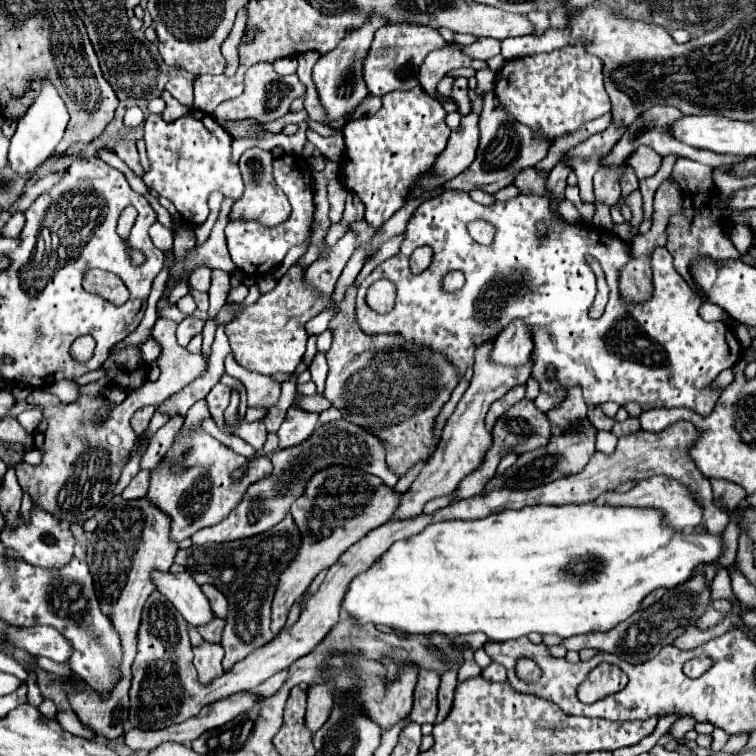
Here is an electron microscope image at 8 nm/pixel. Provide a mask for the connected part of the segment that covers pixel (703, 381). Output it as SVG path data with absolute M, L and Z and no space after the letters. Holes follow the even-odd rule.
M442 190L442 194L430 200L424 200L416 208L416 212L412 214L404 230L404 242L400 246L400 252L384 260L360 284L358 296L356 296L356 320L362 332L368 336L394 334L394 336L402 336L408 342L426 346L434 354L444 356L458 370L460 376L464 376L464 372L474 366L474 354L478 346L498 338L510 322L522 320L532 334L532 342L534 342L532 378L540 384L540 392L554 394L558 390L564 390L568 394L574 386L580 386L588 406L596 406L604 402L616 402L624 406L628 402L636 402L642 406L642 410L688 408L700 416L706 416L712 412L714 402L718 400L718 394L720 394L720 392L710 390L708 384L722 370L732 368L740 360L742 346L738 344L734 330L728 328L728 324L706 322L700 318L698 310L702 306L702 298L698 298L698 294L688 286L688 282L674 270L672 256L662 246L650 252L652 286L654 286L650 300L626 304L620 296L618 280L620 280L620 270L632 258L634 258L632 250L614 232L606 232L596 226L588 226L584 222L570 224L564 218L556 218L546 198L530 198L530 196L518 194L516 198L508 202L482 206L474 202L464 190ZM472 220L486 220L488 224L496 228L492 244L484 246L472 240L468 232L468 224ZM538 222L546 224L544 236L538 234ZM422 244L432 246L434 260L430 268L426 270L426 274L416 276L410 272L410 254ZM586 254L594 254L610 286L610 300L606 304L604 314L598 320L592 320L588 316L588 310L596 296L596 278L584 260ZM448 270L462 270L466 276L466 284L458 292L452 292L452 294L442 292L440 288L442 276ZM380 278L394 280L398 288L396 306L388 314L376 314L364 302L368 286ZM548 364L554 364L558 370L554 382L546 382L544 372Z

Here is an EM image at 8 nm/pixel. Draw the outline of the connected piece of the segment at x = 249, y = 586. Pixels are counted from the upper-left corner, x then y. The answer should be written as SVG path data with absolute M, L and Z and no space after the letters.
M288 514L280 524L274 528L234 542L222 544L204 544L204 546L190 546L186 550L178 550L176 564L184 566L186 572L198 584L214 584L230 604L230 618L226 618L226 630L222 634L222 646L226 656L222 666L226 672L240 660L244 660L256 648L268 644L274 634L270 632L270 606L276 594L280 574L290 566L298 548L300 548L302 534Z

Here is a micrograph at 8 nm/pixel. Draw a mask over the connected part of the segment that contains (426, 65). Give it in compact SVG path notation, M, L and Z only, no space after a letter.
M442 48L442 50L434 50L426 56L426 60L422 62L420 66L420 74L418 74L418 82L420 86L426 90L426 94L430 96L436 96L438 100L444 100L444 102L452 102L450 96L442 96L436 86L438 82L452 70L456 68L462 68L462 66L468 66L468 68L488 68L486 62L482 60L474 60L474 58L468 58L466 54L462 54L460 50L456 48Z

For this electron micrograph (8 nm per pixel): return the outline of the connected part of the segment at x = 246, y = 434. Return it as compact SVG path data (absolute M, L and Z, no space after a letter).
M240 422L240 426L233 427L227 424L229 431L236 436L240 436L242 440L246 440L248 444L252 444L256 448L256 456L262 456L262 444L266 440L266 428L264 428L264 422L252 422L252 424L246 424L246 422Z

